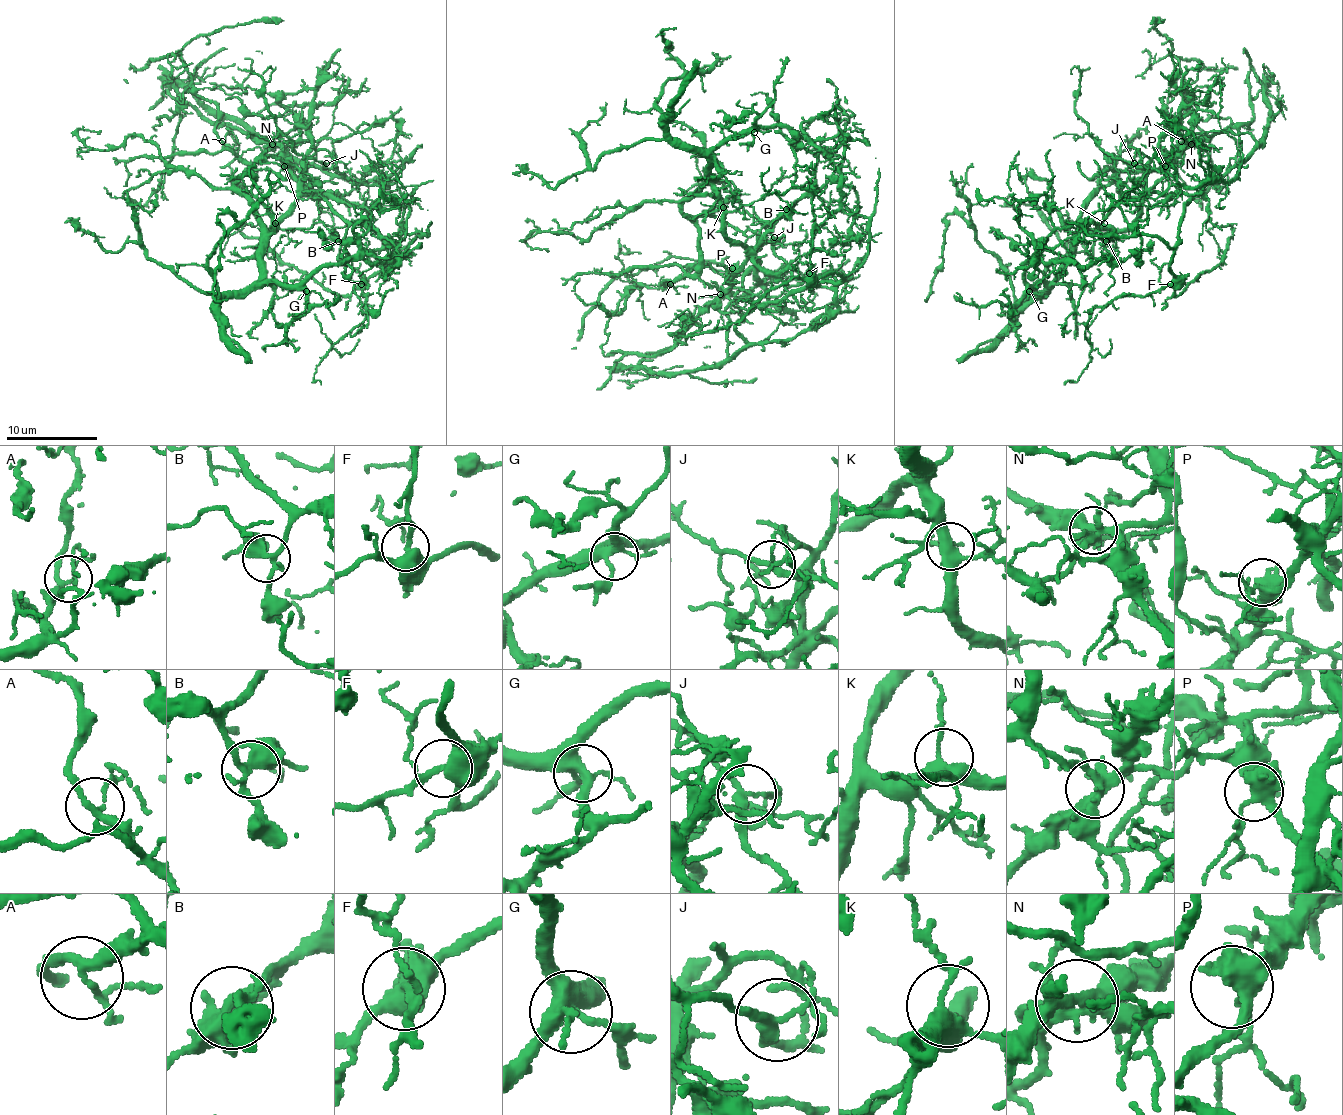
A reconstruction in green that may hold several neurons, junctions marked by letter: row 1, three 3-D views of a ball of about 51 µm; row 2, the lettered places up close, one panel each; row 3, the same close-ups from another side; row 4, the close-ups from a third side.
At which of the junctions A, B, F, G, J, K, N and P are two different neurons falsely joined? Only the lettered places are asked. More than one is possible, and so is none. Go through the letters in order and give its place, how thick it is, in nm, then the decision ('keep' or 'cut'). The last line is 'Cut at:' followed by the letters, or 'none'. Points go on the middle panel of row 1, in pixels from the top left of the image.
A: place (670, 284); calibre 220 nm; keep
B: place (786, 209); calibre 320 nm; keep
F: place (809, 273); calibre 400 nm; keep
G: place (754, 132); calibre 360 nm; keep
J: place (774, 237); calibre 240 nm; cut
K: place (723, 207); calibre 400 nm; keep
N: place (720, 294); calibre 340 nm; cut
P: place (732, 268); calibre 460 nm; keep
Cut at: J, N

